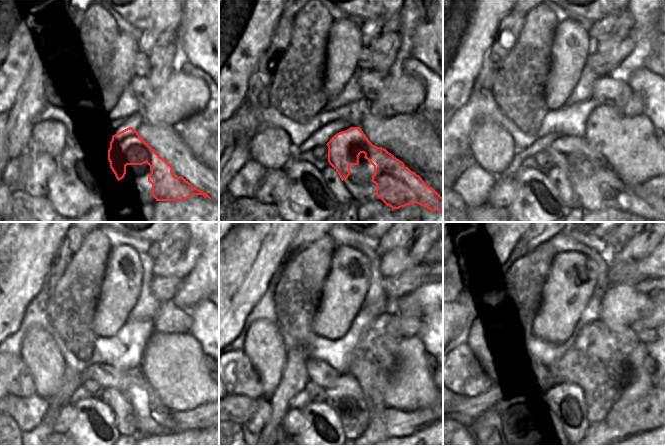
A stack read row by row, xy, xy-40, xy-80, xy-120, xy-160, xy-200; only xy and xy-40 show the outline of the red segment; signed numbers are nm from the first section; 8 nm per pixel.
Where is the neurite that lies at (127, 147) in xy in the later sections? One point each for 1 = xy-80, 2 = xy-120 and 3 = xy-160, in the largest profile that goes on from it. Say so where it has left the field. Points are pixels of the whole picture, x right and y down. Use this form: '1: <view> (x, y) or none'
1: xy-80 (565, 152)
2: xy-120 (110, 378)
3: xy-160 (321, 373)

